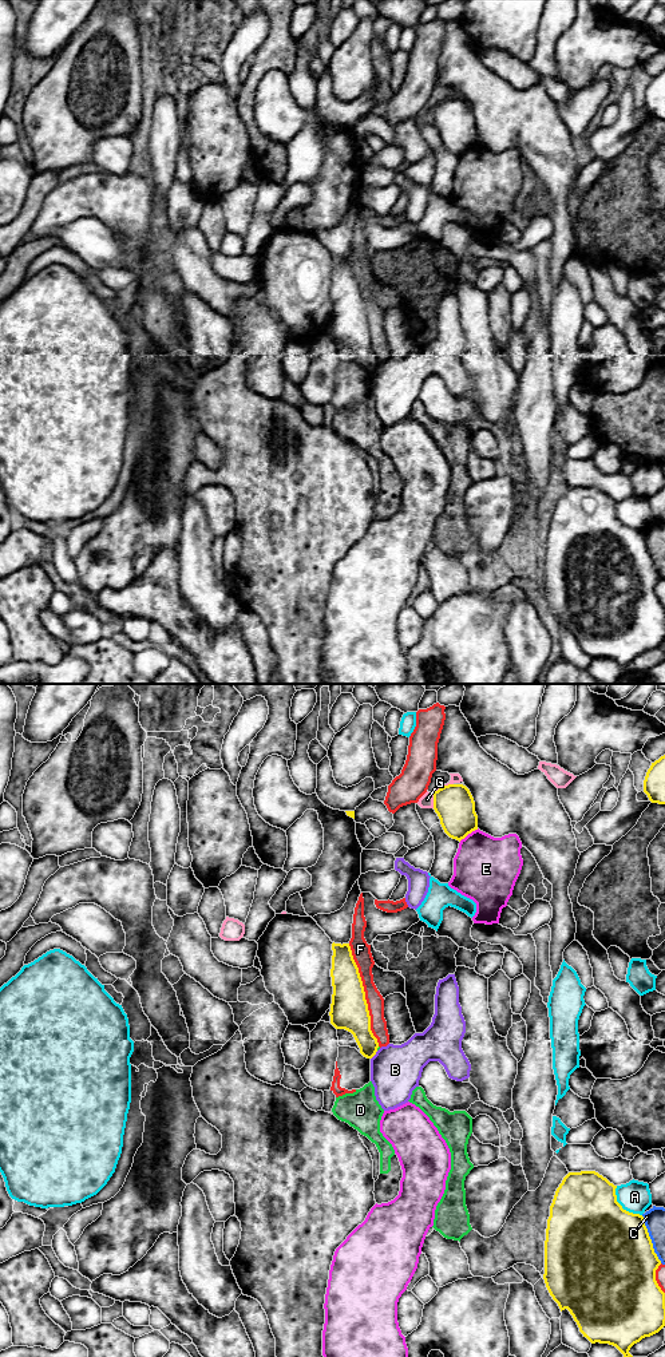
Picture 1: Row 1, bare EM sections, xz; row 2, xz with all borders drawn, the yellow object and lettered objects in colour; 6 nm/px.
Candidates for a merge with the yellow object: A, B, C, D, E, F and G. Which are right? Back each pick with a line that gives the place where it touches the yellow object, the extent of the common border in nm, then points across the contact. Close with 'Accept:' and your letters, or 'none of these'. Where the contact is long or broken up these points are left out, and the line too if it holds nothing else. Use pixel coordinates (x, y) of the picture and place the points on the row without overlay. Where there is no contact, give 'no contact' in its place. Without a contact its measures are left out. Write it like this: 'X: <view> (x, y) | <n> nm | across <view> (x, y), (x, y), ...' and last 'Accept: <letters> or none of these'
Accept: none of these

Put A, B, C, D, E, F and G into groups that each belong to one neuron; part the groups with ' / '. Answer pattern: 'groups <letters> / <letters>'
groups A / B / C D / E / F / G

